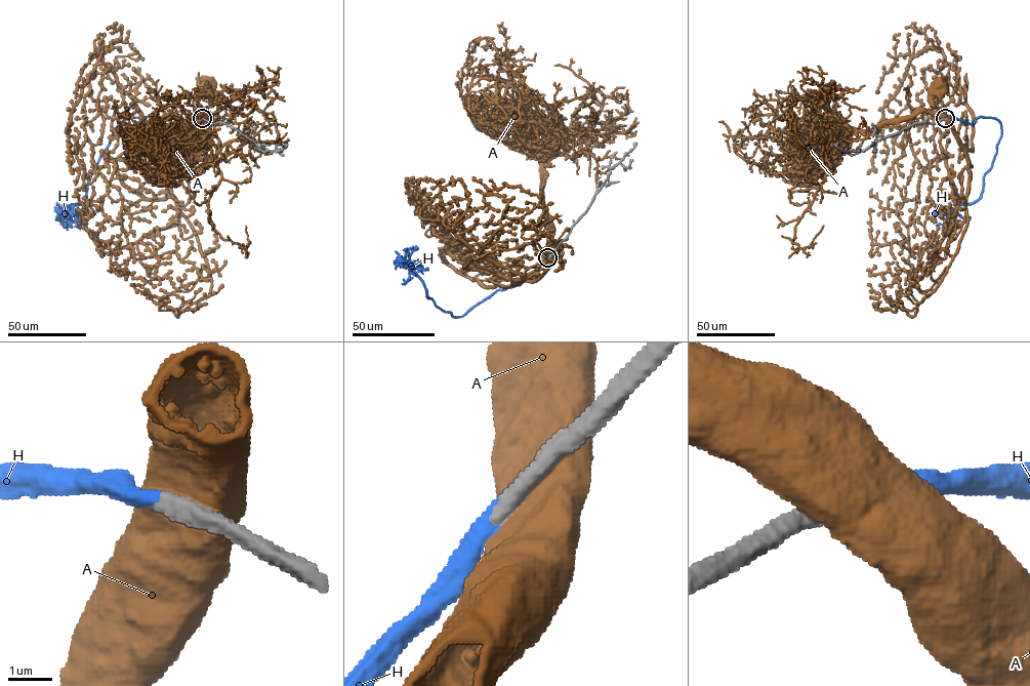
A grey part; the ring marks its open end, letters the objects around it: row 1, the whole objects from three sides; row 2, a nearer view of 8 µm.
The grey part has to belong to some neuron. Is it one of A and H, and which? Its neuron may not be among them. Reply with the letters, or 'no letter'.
H

